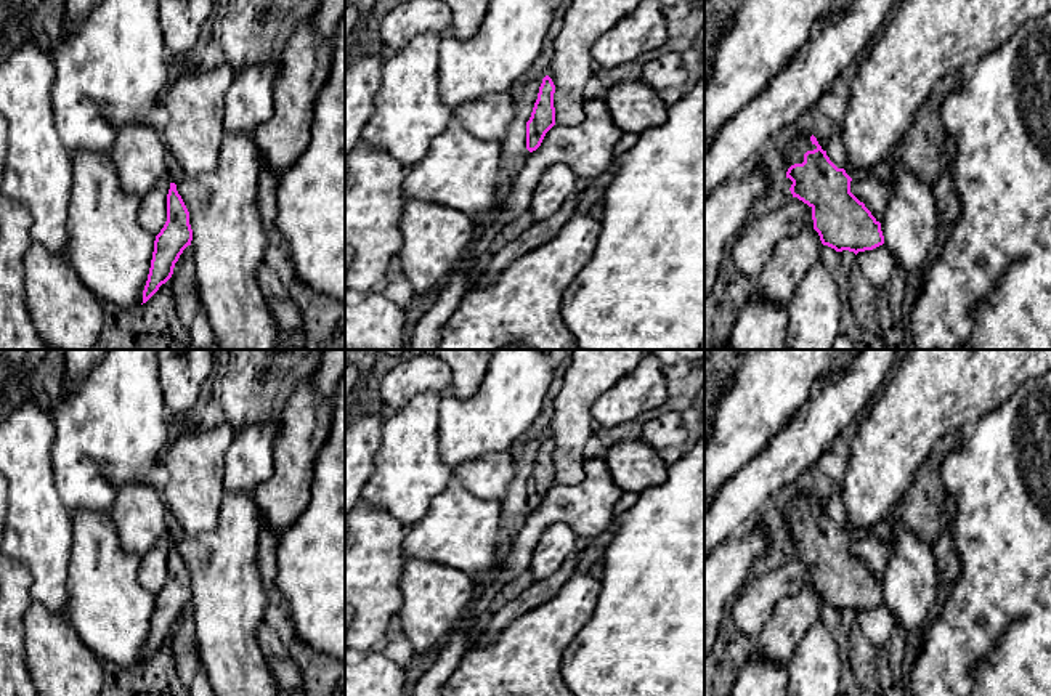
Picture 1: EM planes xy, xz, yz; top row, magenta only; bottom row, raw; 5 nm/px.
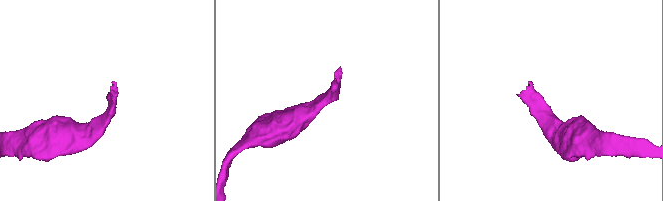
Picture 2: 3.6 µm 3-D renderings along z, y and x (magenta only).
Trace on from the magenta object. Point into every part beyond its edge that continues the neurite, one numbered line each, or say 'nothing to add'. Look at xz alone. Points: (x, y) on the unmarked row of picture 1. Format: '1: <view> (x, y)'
nothing to add

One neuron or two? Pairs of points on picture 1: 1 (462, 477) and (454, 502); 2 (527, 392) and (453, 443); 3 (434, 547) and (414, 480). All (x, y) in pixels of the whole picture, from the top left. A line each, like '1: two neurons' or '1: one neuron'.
1: two neurons
2: one neuron
3: two neurons

